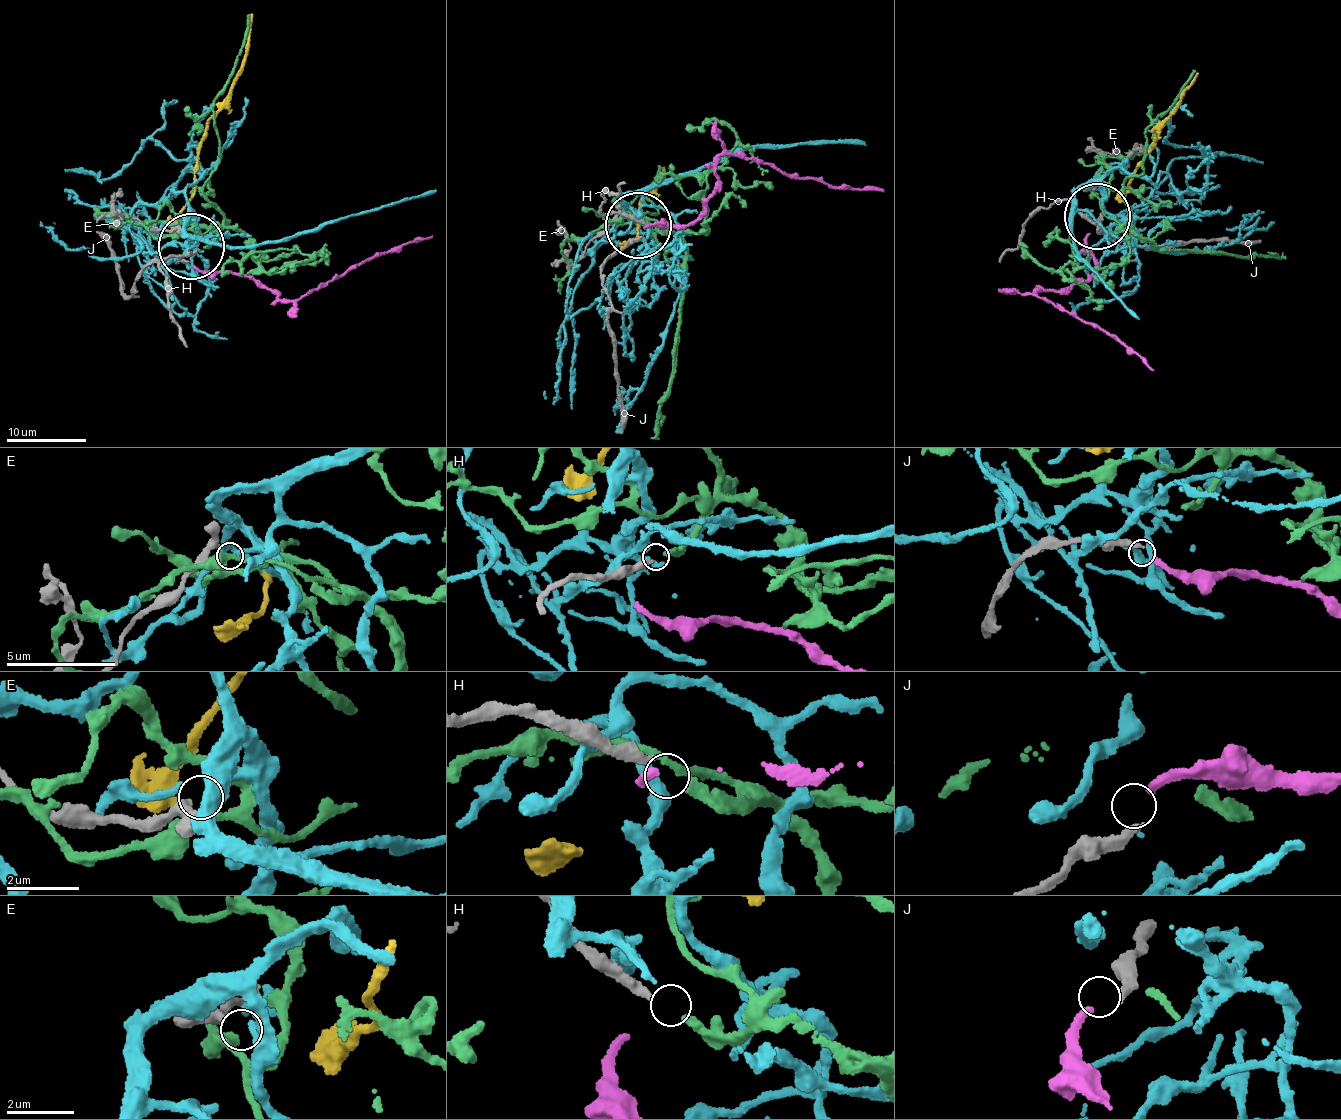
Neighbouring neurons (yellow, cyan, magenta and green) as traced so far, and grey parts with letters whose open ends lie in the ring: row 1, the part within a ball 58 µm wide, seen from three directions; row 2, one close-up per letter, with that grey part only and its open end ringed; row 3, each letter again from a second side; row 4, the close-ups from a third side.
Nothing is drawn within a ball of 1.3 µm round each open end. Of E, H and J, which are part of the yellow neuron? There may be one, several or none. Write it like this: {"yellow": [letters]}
{"yellow": []}

